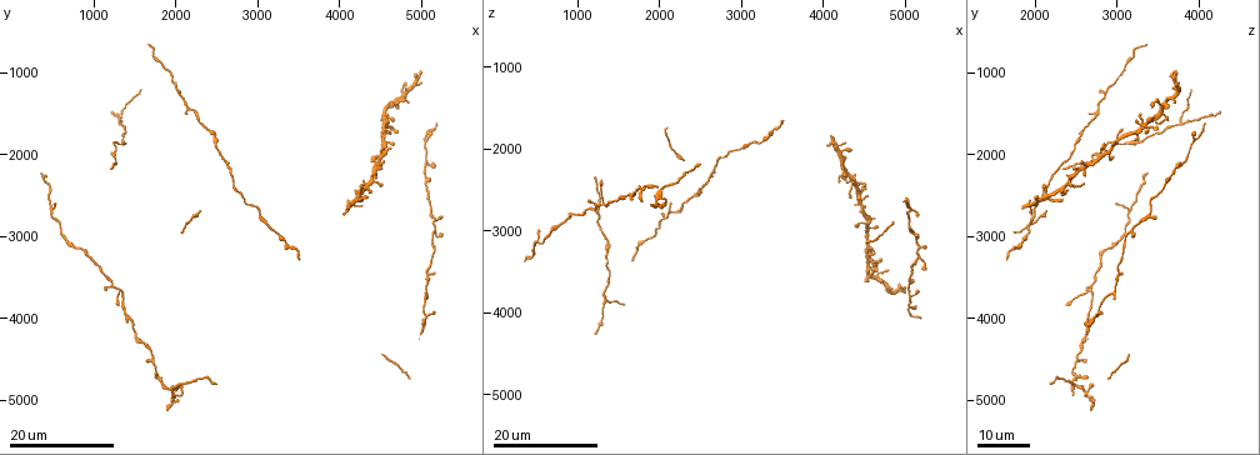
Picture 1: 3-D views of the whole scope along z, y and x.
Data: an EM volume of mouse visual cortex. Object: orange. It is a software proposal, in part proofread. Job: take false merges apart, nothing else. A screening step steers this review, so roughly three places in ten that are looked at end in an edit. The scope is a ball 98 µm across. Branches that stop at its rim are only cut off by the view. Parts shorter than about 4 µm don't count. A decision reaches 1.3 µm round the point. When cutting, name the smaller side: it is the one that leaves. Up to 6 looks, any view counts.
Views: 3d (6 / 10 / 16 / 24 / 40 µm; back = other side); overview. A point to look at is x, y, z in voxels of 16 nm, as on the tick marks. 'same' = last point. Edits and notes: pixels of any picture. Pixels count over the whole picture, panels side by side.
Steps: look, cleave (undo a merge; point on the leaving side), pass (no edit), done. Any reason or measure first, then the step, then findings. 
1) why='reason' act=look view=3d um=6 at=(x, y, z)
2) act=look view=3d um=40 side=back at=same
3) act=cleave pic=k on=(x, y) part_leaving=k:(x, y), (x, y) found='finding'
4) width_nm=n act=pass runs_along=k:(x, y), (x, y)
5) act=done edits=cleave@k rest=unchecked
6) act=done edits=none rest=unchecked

why='side arm on a straight run' act=look view=3d um=16 at=(2050, 1200, 2900)

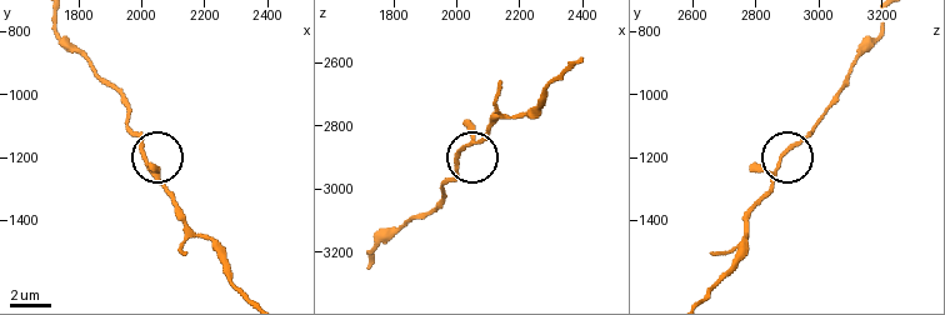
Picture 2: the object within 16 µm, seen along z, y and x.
why='zoom in' act=look view=3d um=6 at=(2020, 1230, 2880)

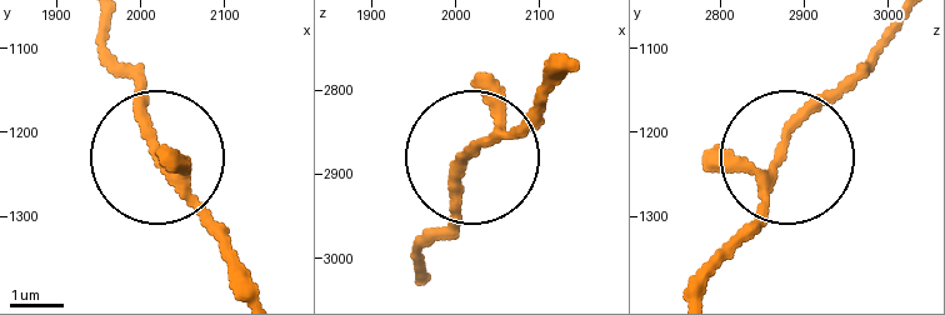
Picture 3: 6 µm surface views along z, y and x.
act=pass runs_along=3:(695, 288), (803, 126), (865, 64) found='all the same cell'

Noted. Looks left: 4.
why='sudden change in width' act=look view=3d um=16 at=(1350, 1850, 3300)

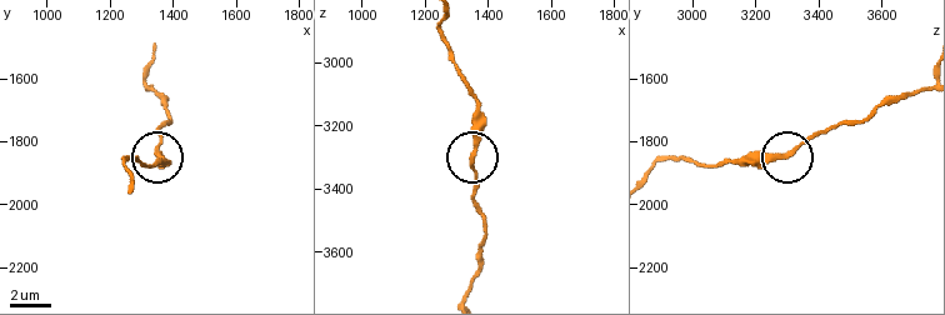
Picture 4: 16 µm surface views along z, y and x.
act=look view=3d um=10 at=(1360, 1840, 3310)

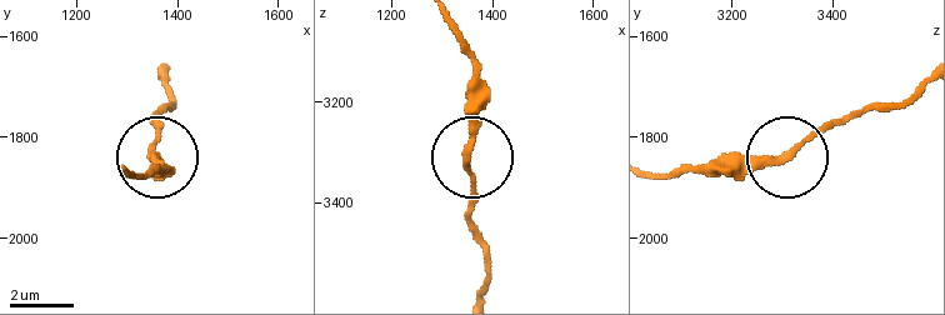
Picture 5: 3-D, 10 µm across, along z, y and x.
why='closer look' act=look view=3d um=6 at=(1350, 1840, 3300)

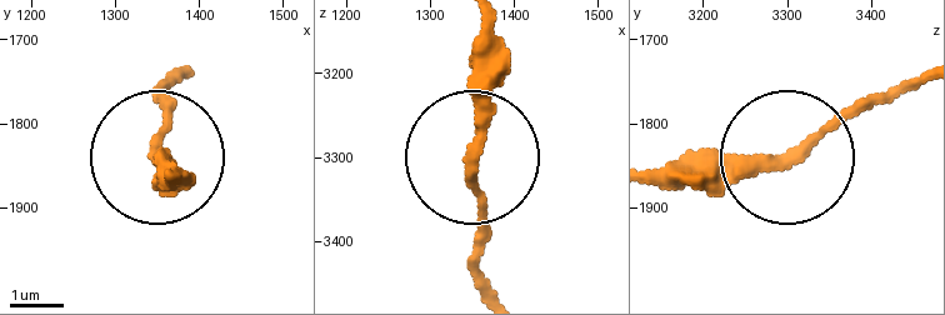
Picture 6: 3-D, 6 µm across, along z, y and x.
act=pass found='one cell here'

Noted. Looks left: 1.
act=done edits=none rest=unchecked

